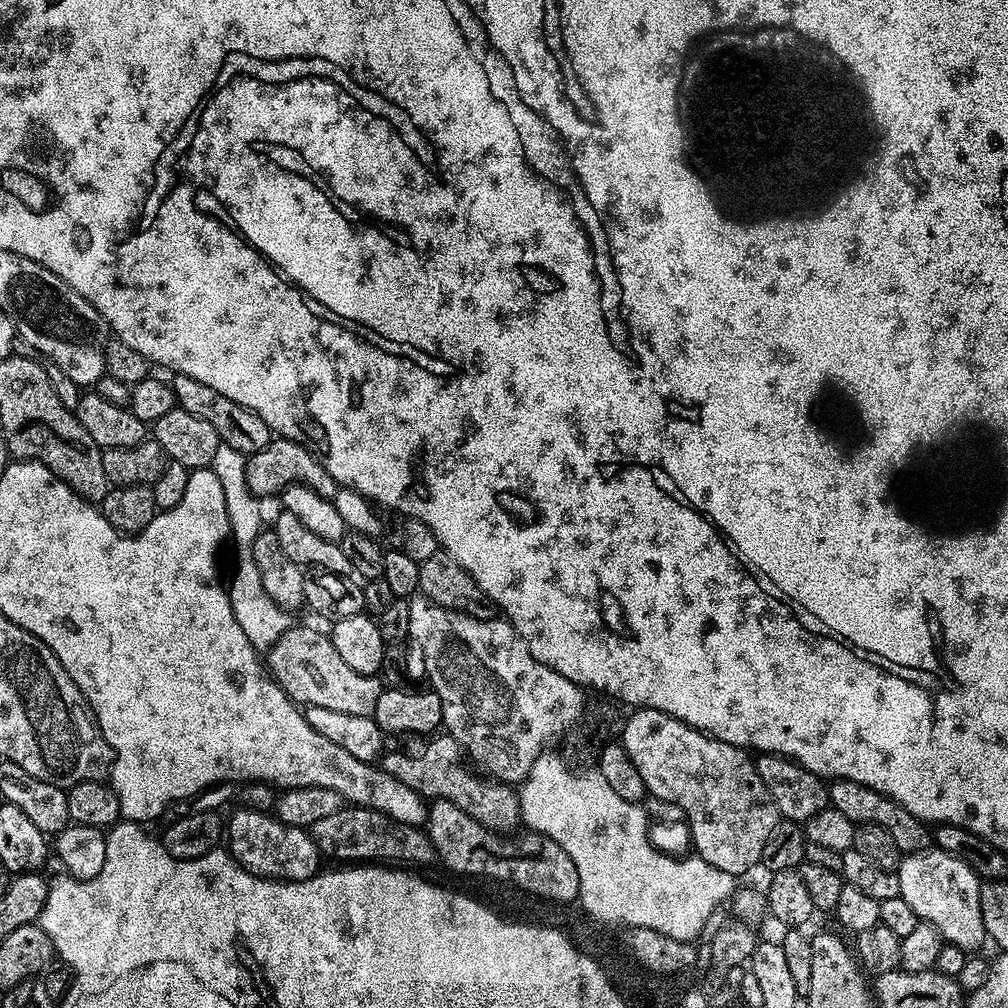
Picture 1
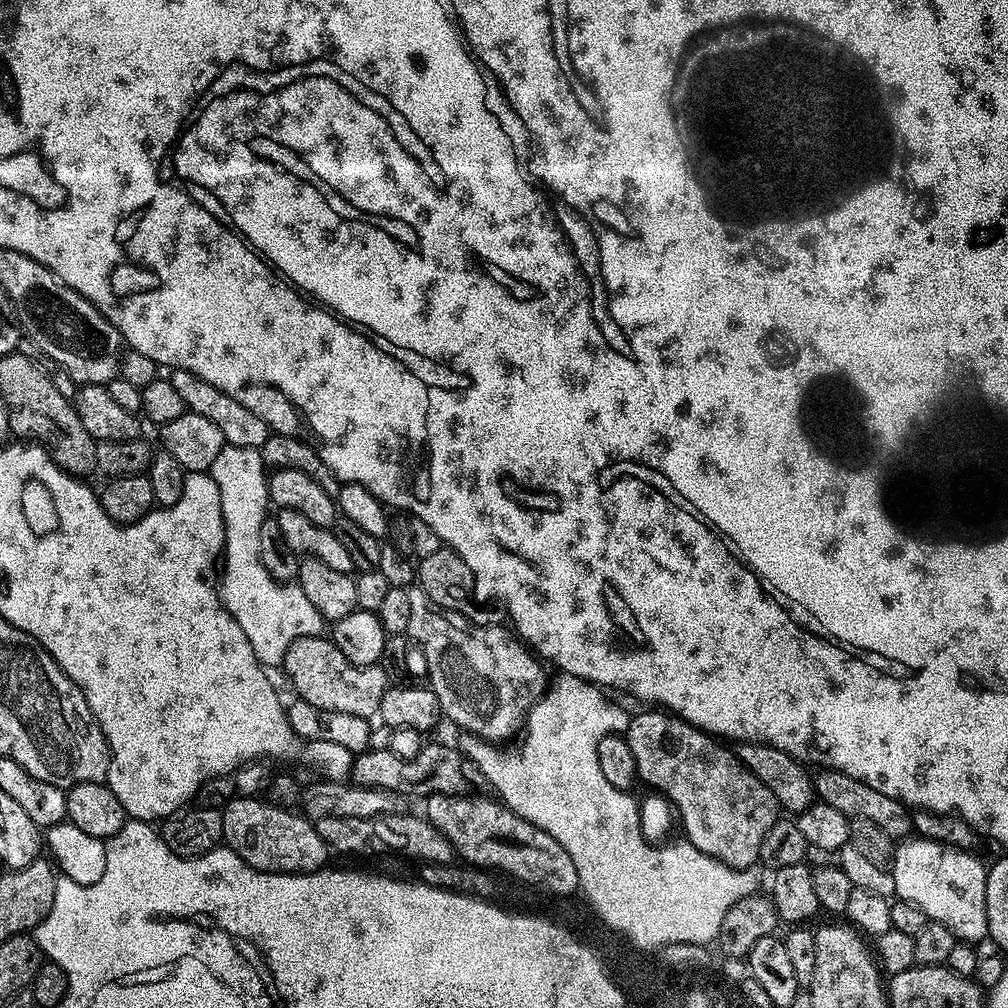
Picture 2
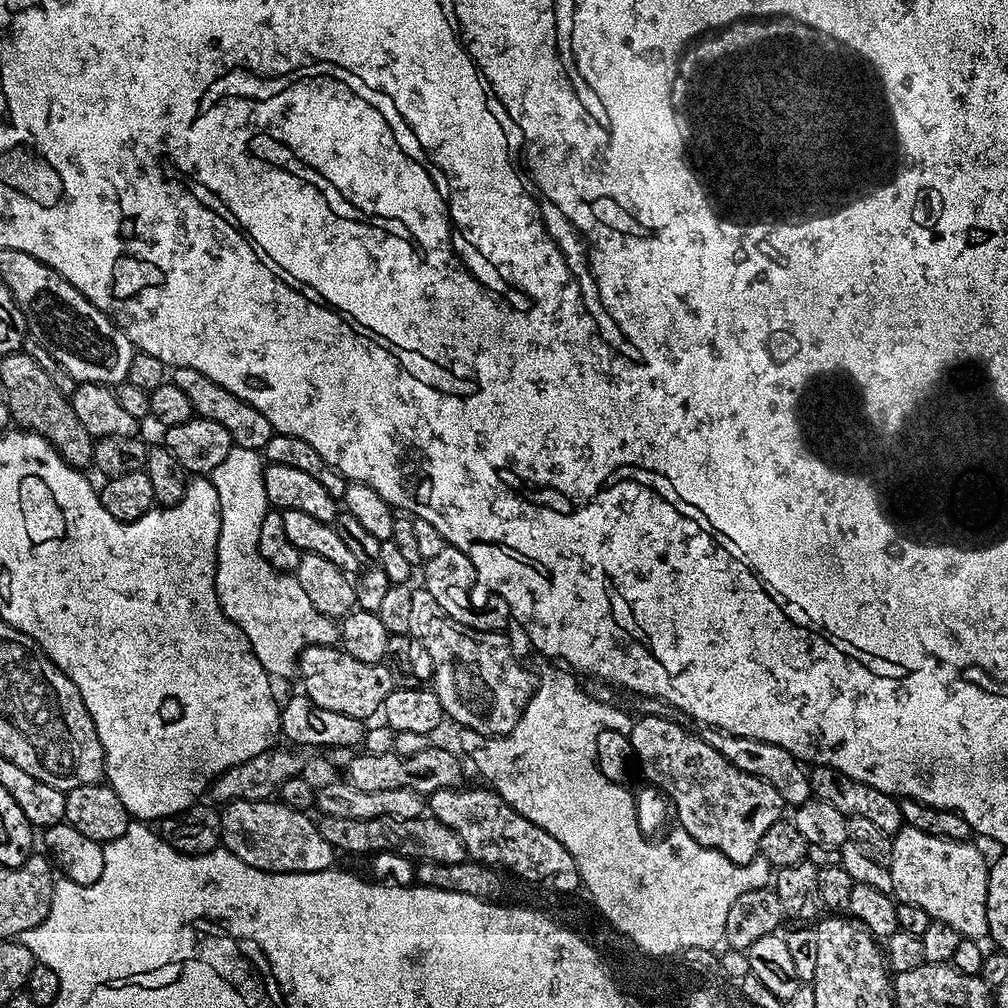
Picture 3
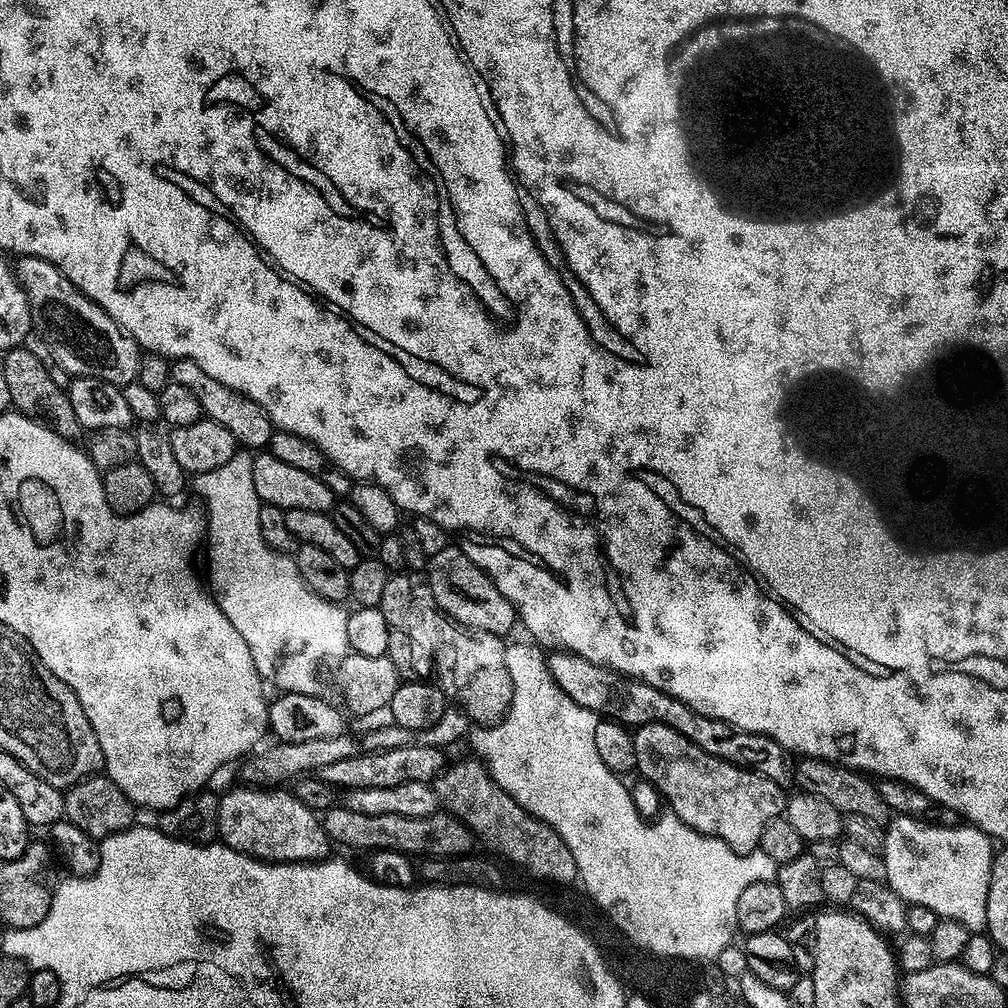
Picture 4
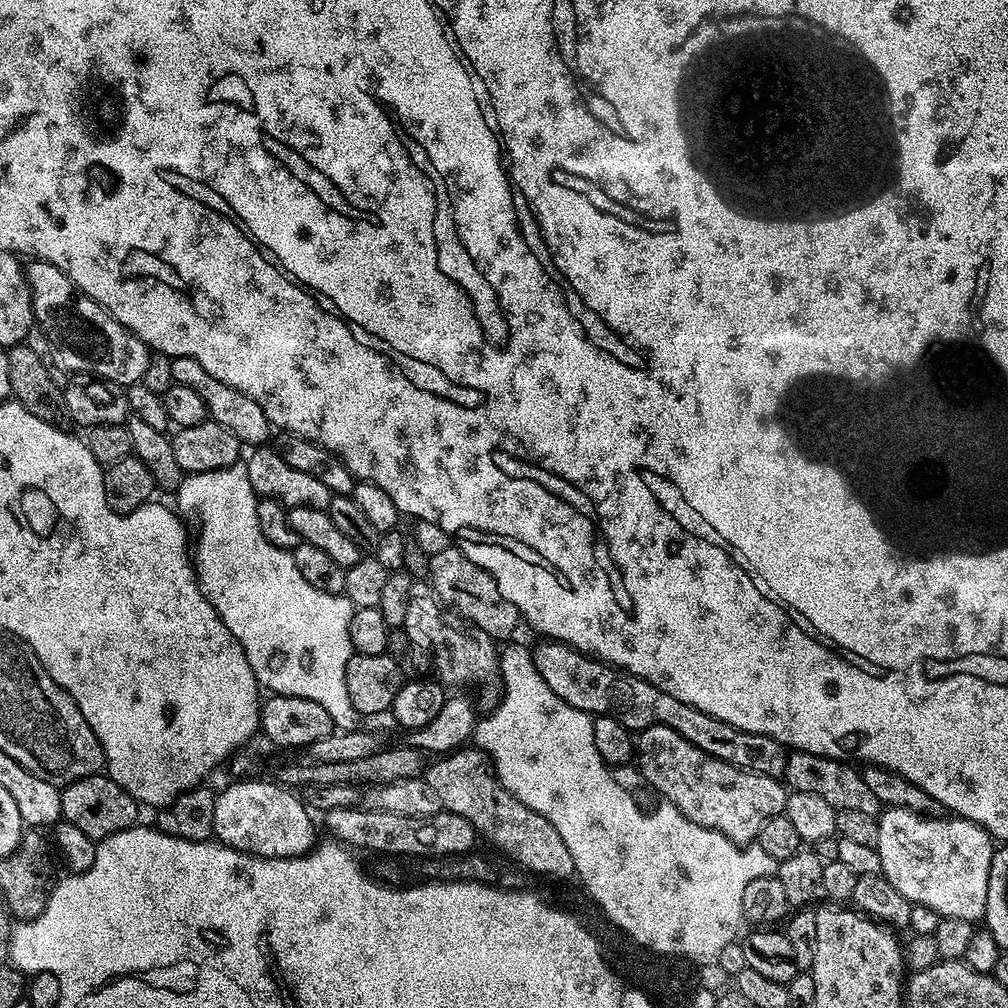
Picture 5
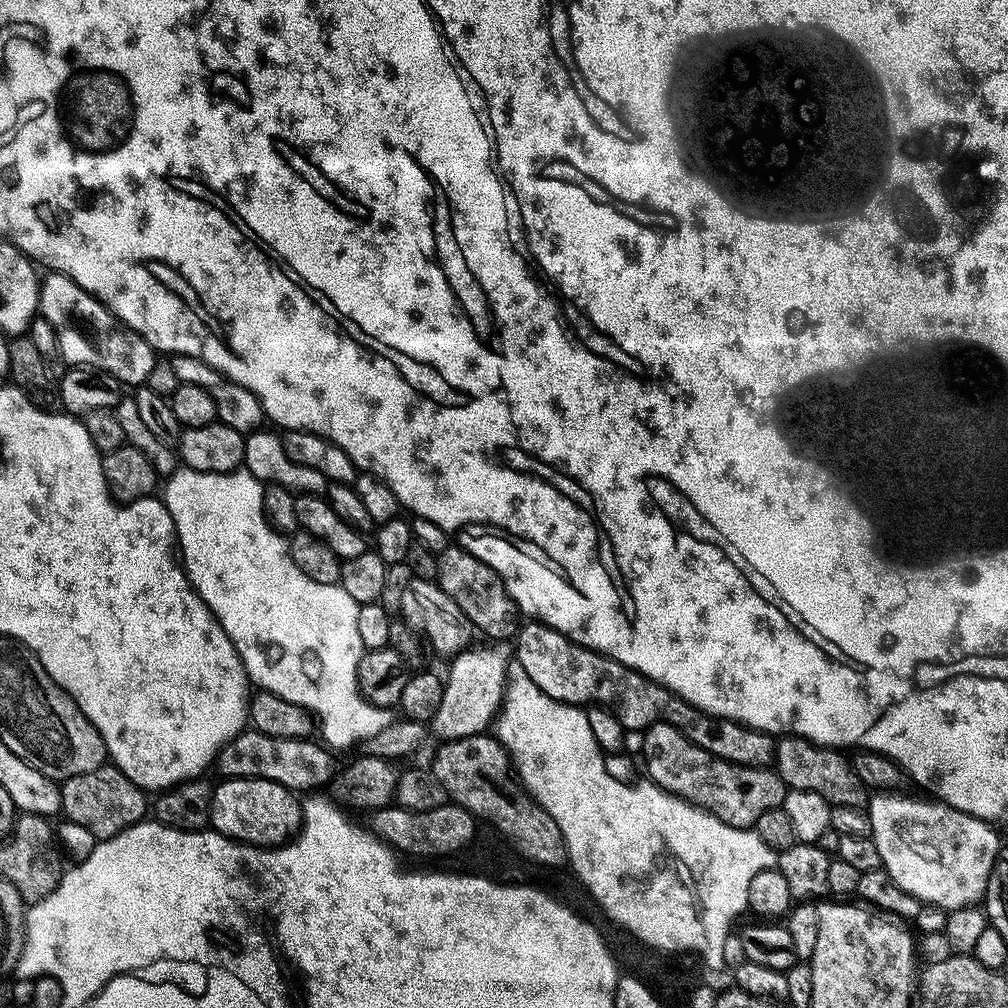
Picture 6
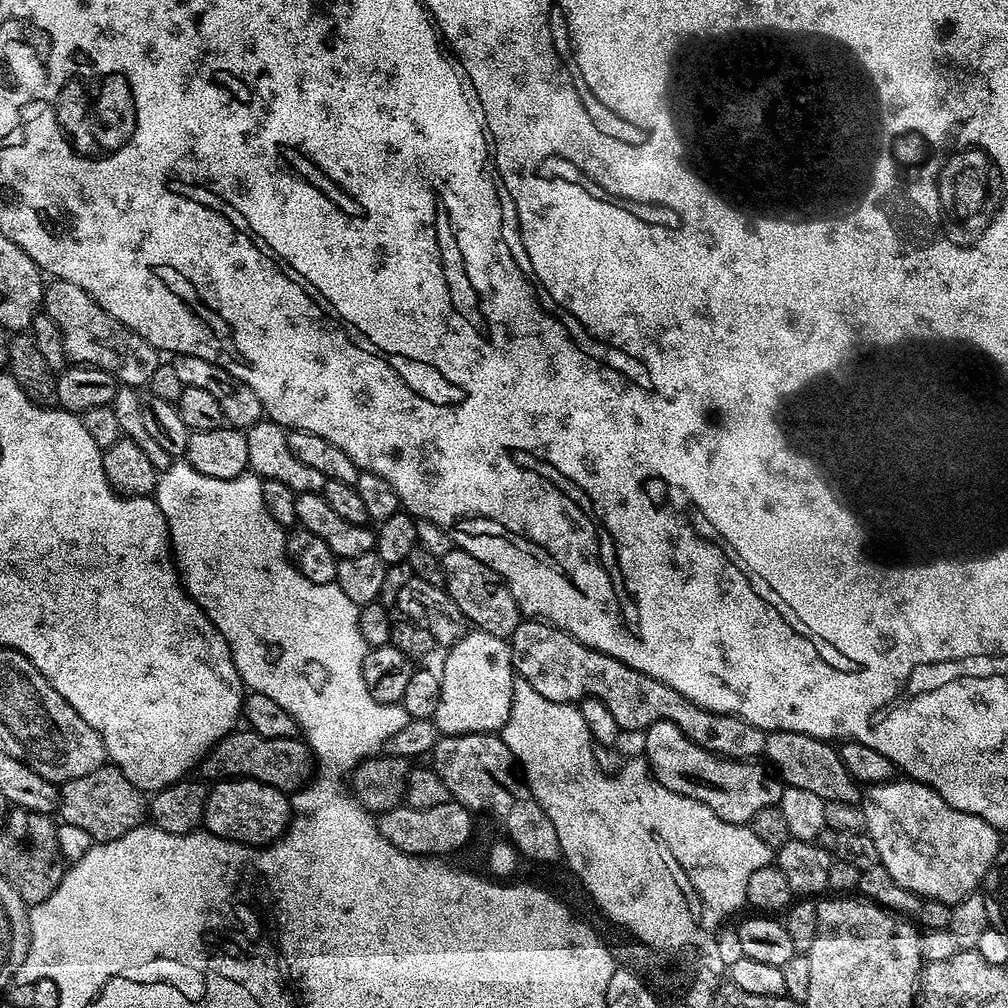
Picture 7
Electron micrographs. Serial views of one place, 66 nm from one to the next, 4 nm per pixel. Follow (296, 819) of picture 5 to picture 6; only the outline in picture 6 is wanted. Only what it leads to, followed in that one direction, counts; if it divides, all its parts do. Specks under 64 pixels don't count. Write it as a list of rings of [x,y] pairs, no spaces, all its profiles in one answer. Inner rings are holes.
[[[251,778],[225,779],[220,783],[224,784],[217,783],[212,794],[210,824],[229,840],[258,848],[275,848],[288,843],[299,832],[302,804],[289,788],[283,788],[278,782]]]

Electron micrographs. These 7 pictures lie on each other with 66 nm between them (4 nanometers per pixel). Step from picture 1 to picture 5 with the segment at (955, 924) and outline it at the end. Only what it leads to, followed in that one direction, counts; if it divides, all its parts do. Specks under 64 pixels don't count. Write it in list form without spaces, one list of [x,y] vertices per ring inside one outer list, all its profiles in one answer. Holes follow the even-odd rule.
[[[884,808],[878,817],[878,854],[882,858],[882,874],[913,904],[930,906],[940,917],[962,918],[973,922],[983,921],[986,910],[986,886],[990,882],[990,862],[994,851],[993,837],[985,828],[980,828],[971,820],[945,818],[932,820],[919,816],[910,810]]]

